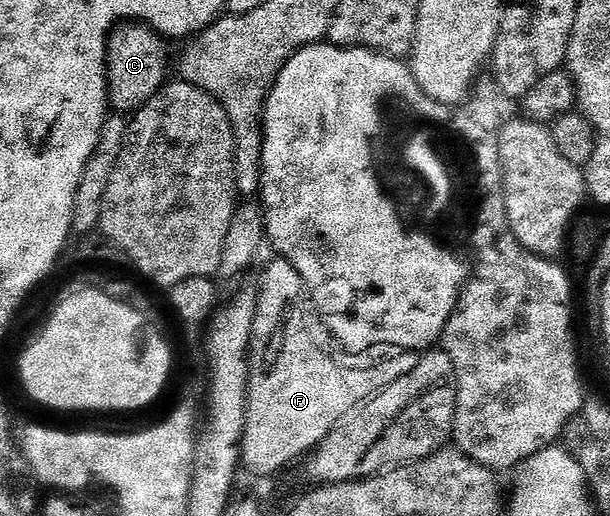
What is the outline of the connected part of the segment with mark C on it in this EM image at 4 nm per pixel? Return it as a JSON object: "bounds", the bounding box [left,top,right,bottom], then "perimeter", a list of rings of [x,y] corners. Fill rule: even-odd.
{"bounds":[106,20,167,115],"perimeter":[[[127,20],[119,23],[110,31],[106,38],[106,88],[108,90],[108,105],[115,114],[133,115],[149,103],[167,84],[166,77],[166,45],[157,28],[145,23]]]}

